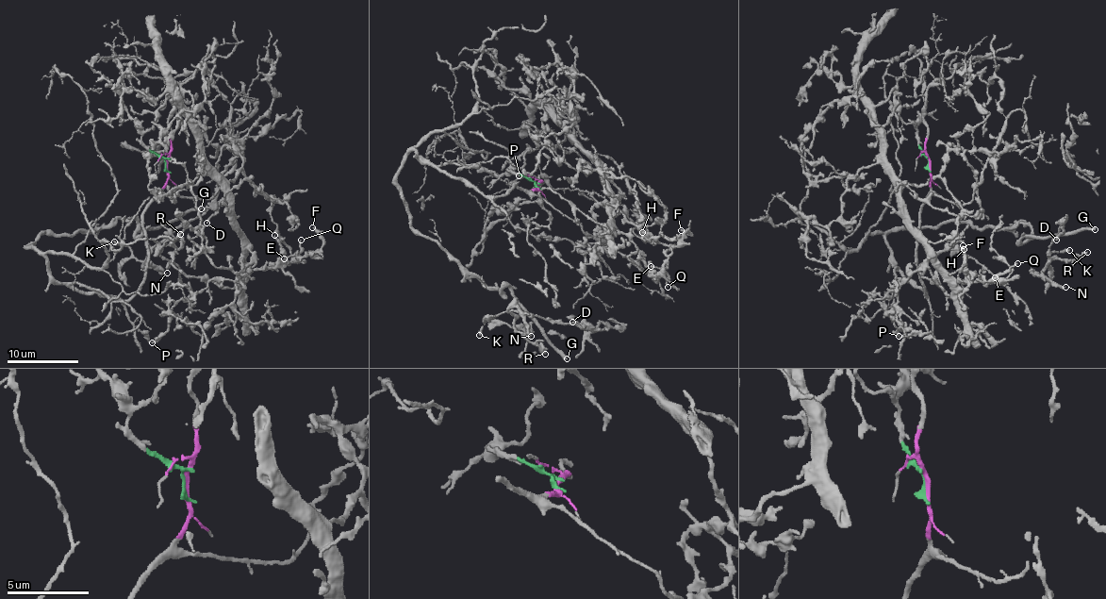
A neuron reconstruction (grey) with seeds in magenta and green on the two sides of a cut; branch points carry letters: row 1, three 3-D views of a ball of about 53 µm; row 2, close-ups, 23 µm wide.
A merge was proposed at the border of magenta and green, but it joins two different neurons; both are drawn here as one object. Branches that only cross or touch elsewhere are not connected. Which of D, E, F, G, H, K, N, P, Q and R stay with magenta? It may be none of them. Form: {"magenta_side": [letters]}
{"magenta_side": ["D", "G", "K", "N", "R"]}

